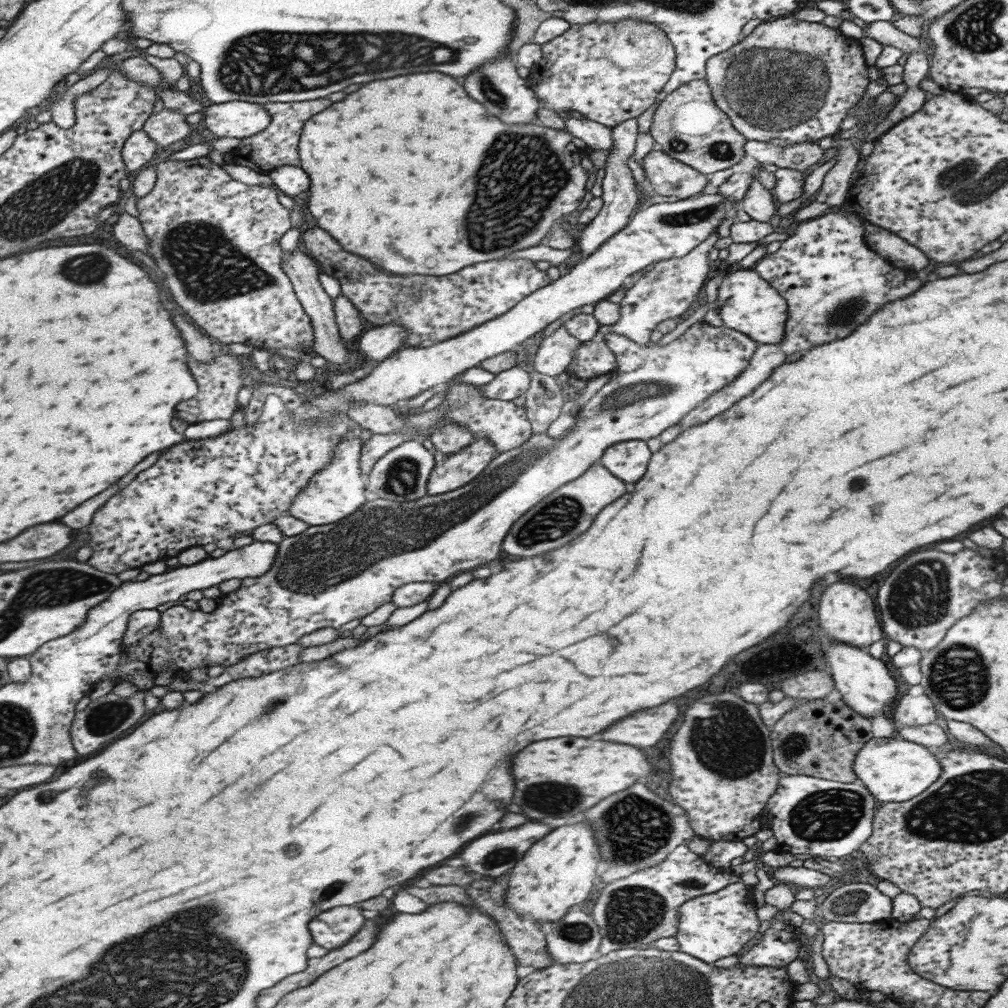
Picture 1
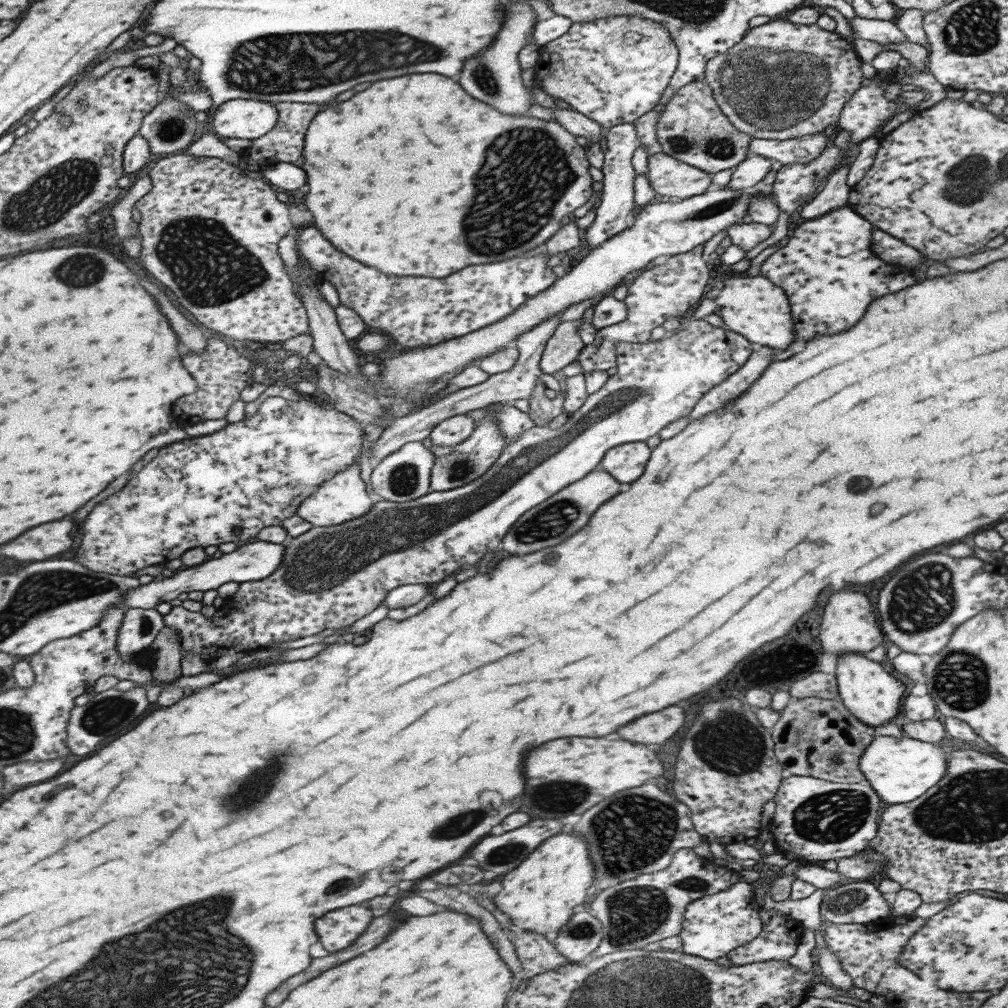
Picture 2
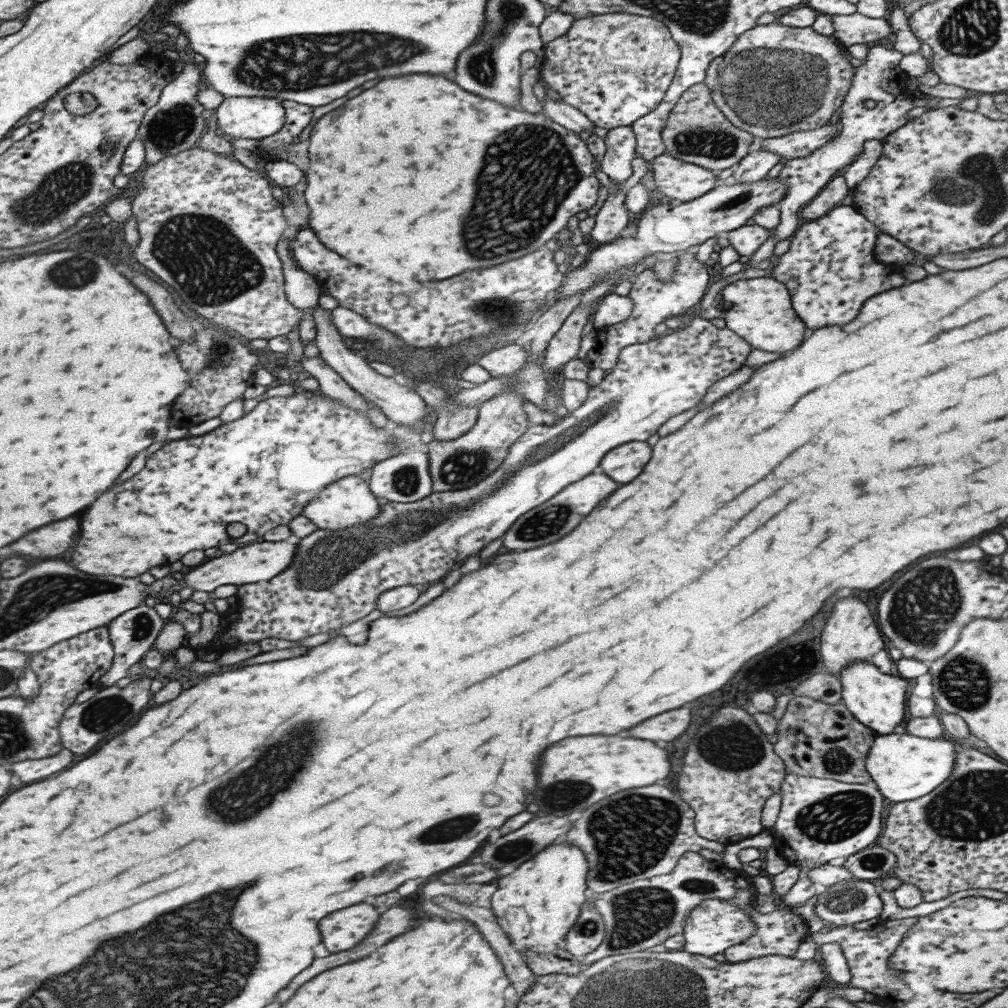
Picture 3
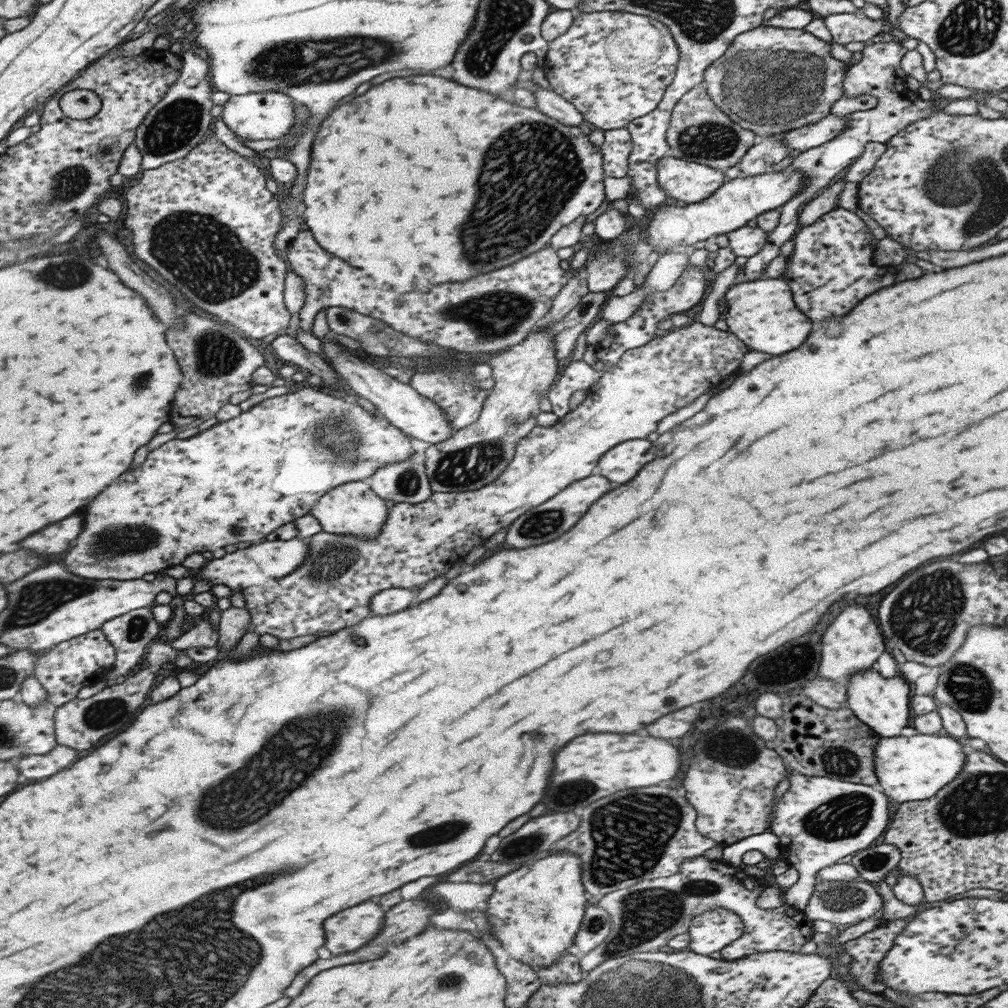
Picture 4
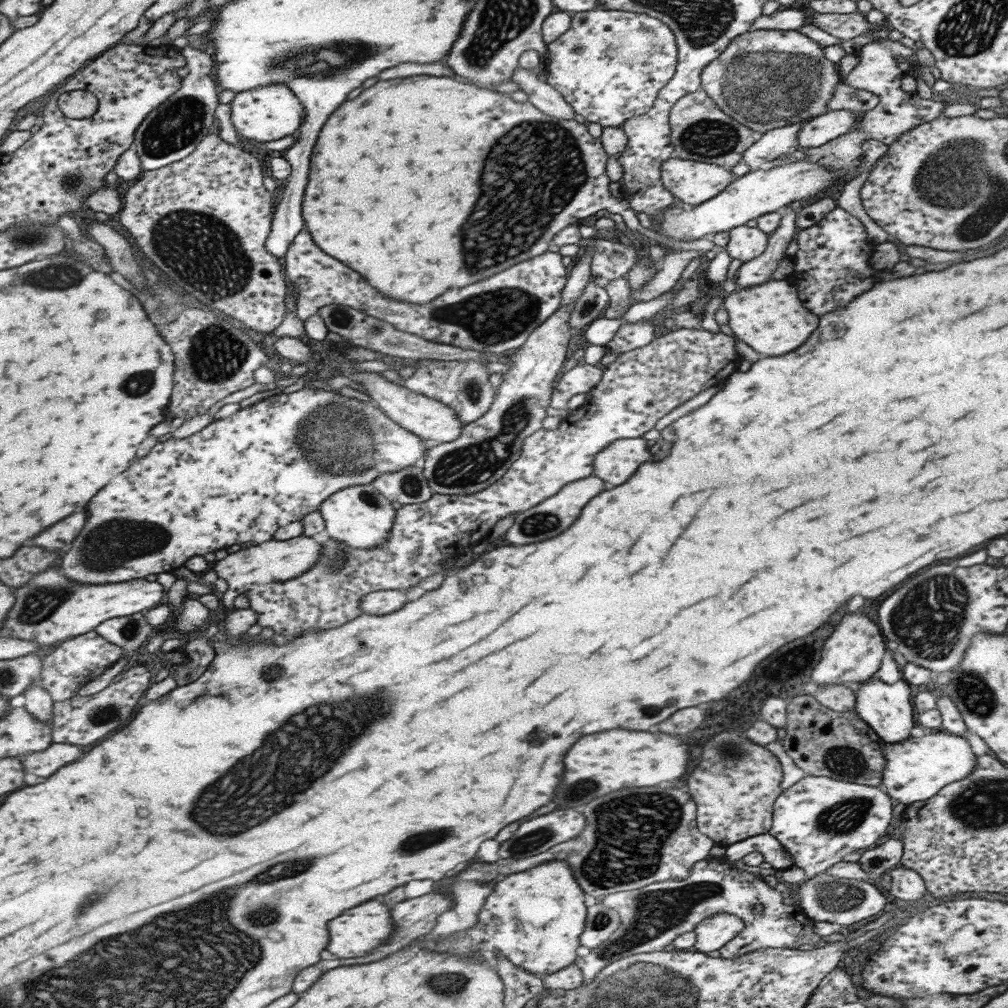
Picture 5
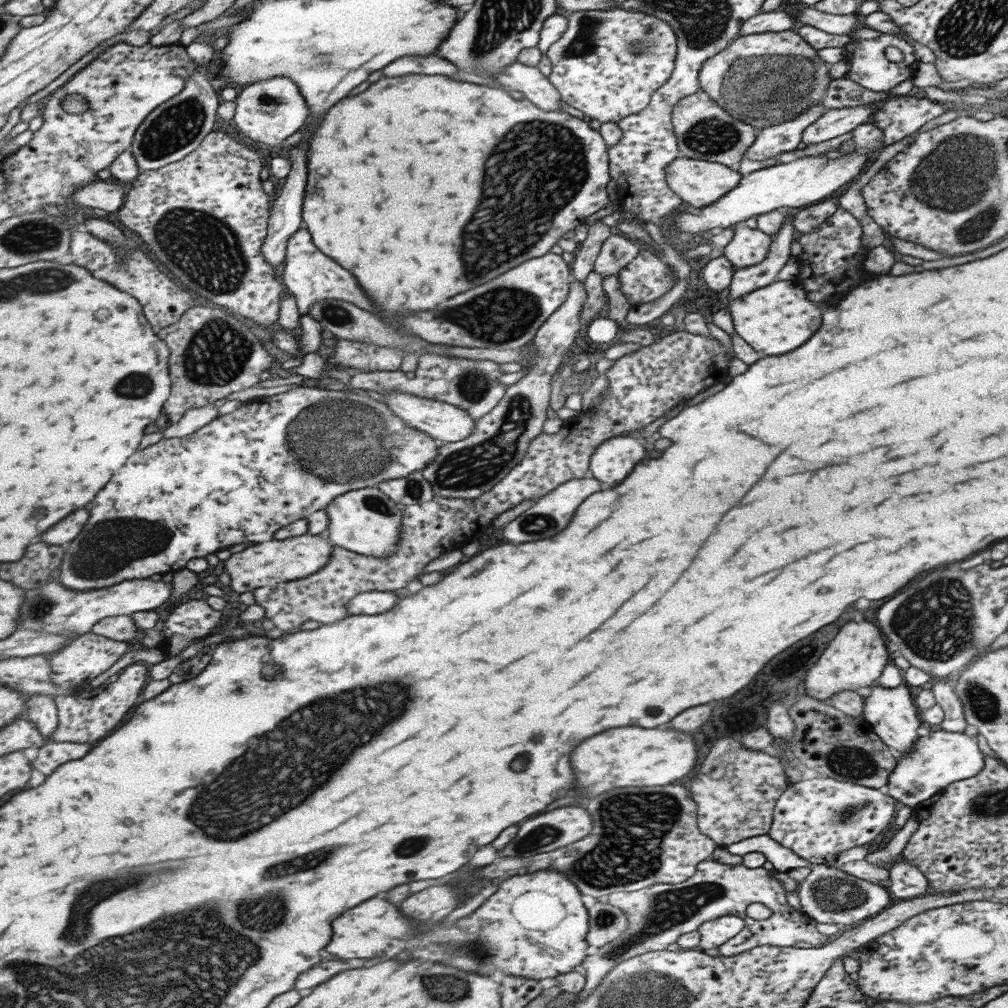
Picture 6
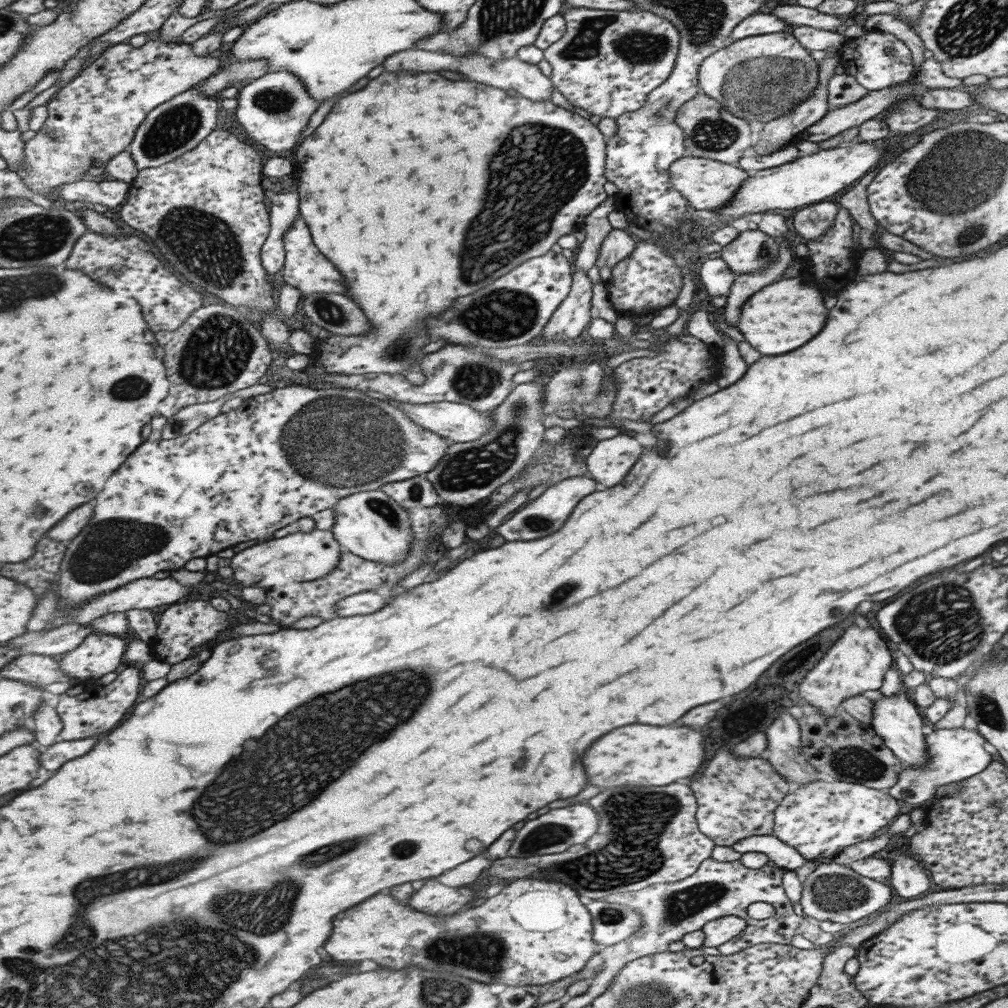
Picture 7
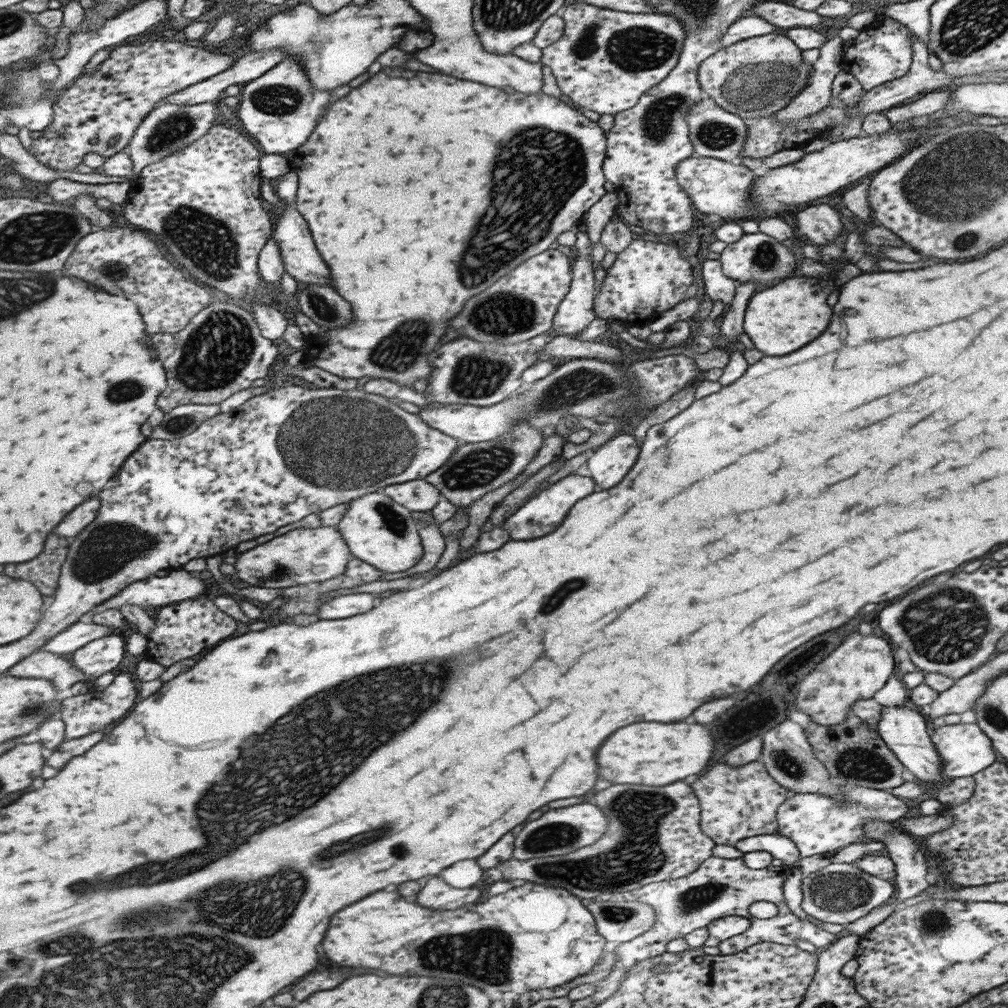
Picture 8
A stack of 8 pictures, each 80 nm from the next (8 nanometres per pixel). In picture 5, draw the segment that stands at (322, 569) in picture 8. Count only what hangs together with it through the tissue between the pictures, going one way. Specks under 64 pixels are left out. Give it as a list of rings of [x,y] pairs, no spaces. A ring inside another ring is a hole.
[[[302,534],[289,540],[273,540],[272,538],[258,545],[245,547],[226,555],[223,559],[210,564],[211,570],[217,574],[217,578],[223,578],[227,584],[227,590],[220,596],[220,604],[231,606],[231,600],[251,590],[251,586],[269,584],[270,582],[286,581],[304,573],[318,560],[320,544],[309,536]]]

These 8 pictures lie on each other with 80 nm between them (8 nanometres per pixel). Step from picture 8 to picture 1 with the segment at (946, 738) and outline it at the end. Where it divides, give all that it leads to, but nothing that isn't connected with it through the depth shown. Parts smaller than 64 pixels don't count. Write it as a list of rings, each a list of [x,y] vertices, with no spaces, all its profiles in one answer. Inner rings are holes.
[[[871,738],[863,743],[852,762],[856,778],[879,802],[903,802],[922,793],[941,774],[935,751],[899,738]]]

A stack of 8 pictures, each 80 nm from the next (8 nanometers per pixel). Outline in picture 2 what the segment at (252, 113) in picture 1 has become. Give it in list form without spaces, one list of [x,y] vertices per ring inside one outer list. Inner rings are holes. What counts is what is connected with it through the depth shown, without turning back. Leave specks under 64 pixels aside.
[[[236,98],[211,109],[209,116],[215,135],[252,141],[271,130],[277,120],[277,109],[272,102]]]

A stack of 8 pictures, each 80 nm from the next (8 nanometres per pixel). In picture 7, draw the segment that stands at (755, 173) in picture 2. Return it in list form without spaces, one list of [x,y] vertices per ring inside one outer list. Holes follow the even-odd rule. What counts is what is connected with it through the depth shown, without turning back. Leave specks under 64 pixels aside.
[[[831,47],[825,51],[836,53],[836,56],[825,57],[819,61],[818,85],[815,87],[815,90],[812,90],[812,93],[807,98],[795,104],[791,108],[791,111],[785,115],[781,115],[781,117],[777,117],[763,124],[763,128],[761,128],[759,132],[759,140],[755,146],[750,148],[749,153],[767,156],[767,154],[771,154],[771,152],[777,152],[777,150],[787,148],[789,145],[795,145],[798,140],[800,140],[804,129],[818,122],[828,112],[829,106],[826,101],[828,80],[833,76],[833,68],[841,61],[841,56],[840,50],[835,49],[835,47]]]

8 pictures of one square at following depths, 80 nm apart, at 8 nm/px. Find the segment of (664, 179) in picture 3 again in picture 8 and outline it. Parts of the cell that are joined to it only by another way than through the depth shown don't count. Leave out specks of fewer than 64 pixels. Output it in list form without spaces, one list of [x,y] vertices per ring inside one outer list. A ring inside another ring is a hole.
[[[693,156],[680,160],[674,168],[677,184],[687,195],[695,210],[703,214],[720,216],[725,221],[741,222],[755,216],[760,210],[750,200],[748,190],[752,180],[757,176],[753,171],[737,162],[725,162],[716,158],[695,158]]]

